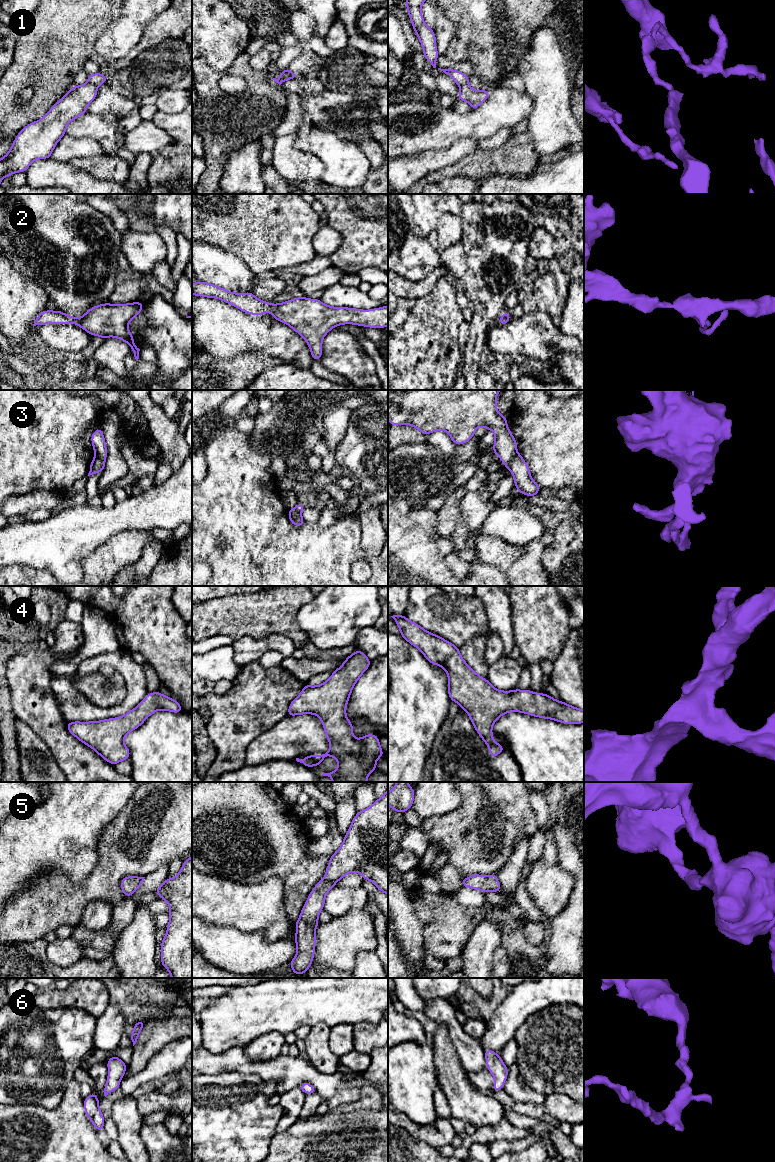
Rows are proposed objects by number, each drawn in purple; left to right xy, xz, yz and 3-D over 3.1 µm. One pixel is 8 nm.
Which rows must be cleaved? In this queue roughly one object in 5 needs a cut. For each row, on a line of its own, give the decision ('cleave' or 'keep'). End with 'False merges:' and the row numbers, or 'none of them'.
1: cleave
2: keep
3: cleave
4: keep
5: keep
6: keep
False merges: 1, 3

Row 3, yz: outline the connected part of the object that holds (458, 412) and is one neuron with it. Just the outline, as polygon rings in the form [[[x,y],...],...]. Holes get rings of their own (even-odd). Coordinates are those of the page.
[[[388,390],[388,420],[392,426],[407,424],[428,435],[437,430],[446,431],[455,445],[468,442],[475,436],[475,429],[479,426],[490,429],[495,434],[492,451],[500,457],[507,467],[510,460],[517,453],[517,443],[507,426],[507,417],[497,411],[496,399],[501,390]]]

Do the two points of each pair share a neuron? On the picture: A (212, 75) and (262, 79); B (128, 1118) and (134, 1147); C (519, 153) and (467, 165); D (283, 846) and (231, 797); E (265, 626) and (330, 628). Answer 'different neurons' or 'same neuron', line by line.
A: same neuron
B: same neuron
C: same neuron
D: same neuron
E: different neurons

